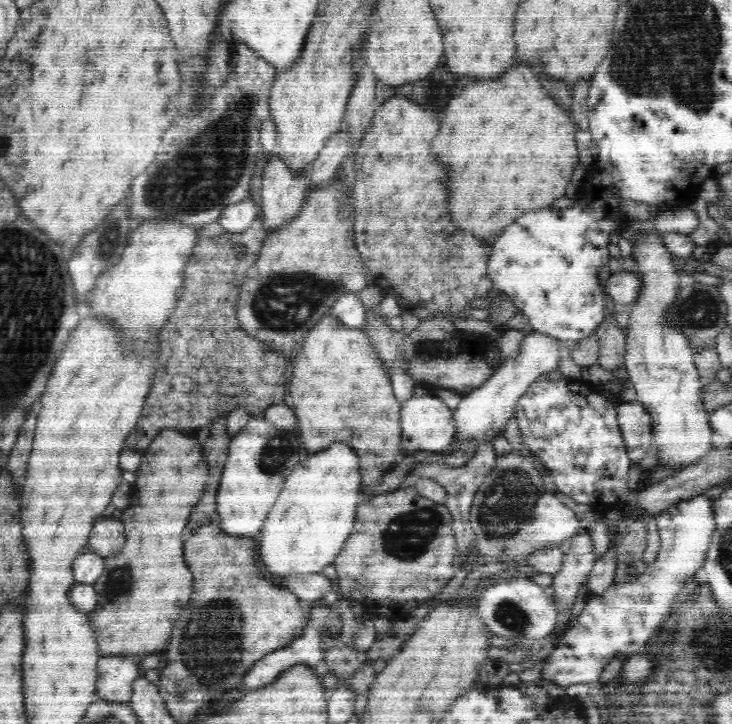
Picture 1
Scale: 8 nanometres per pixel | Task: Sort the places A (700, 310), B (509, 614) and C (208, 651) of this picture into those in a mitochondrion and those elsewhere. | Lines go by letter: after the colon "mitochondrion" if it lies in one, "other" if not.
A: mitochondrion
B: mitochondrion
C: mitochondrion

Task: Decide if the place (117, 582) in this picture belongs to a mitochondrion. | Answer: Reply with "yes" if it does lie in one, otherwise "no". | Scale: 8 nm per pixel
yes

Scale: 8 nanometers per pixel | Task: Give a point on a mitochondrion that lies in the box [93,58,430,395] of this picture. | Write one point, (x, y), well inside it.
(198, 179)

